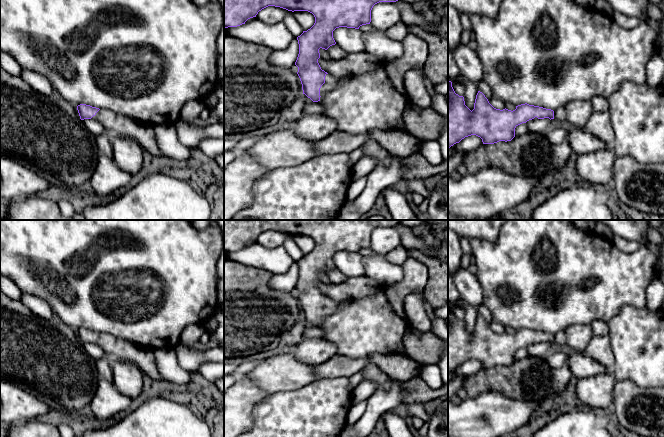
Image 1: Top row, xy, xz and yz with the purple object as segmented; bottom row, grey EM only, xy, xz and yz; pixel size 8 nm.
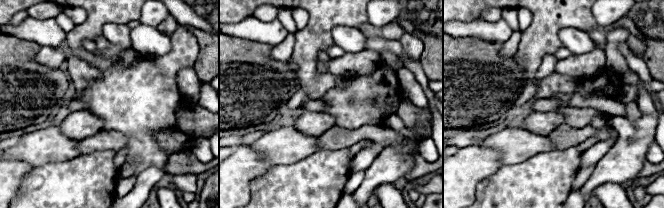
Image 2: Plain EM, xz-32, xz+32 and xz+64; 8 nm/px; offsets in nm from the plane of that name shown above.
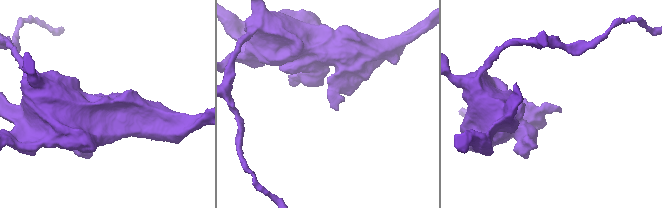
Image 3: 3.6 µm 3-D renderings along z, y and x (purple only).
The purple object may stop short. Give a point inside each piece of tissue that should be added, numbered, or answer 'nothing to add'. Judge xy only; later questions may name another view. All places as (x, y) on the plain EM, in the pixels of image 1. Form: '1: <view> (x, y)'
1: xy (114, 348)

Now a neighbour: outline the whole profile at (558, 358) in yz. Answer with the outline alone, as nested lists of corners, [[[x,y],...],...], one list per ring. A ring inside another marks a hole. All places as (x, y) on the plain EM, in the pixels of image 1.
[[[556,349],[551,354],[545,356],[544,360],[552,370],[556,370],[566,364],[568,356],[568,349]]]

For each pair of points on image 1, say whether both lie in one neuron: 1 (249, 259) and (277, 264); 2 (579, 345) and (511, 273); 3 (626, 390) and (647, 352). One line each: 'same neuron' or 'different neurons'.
1: same neuron
2: different neurons
3: different neurons

